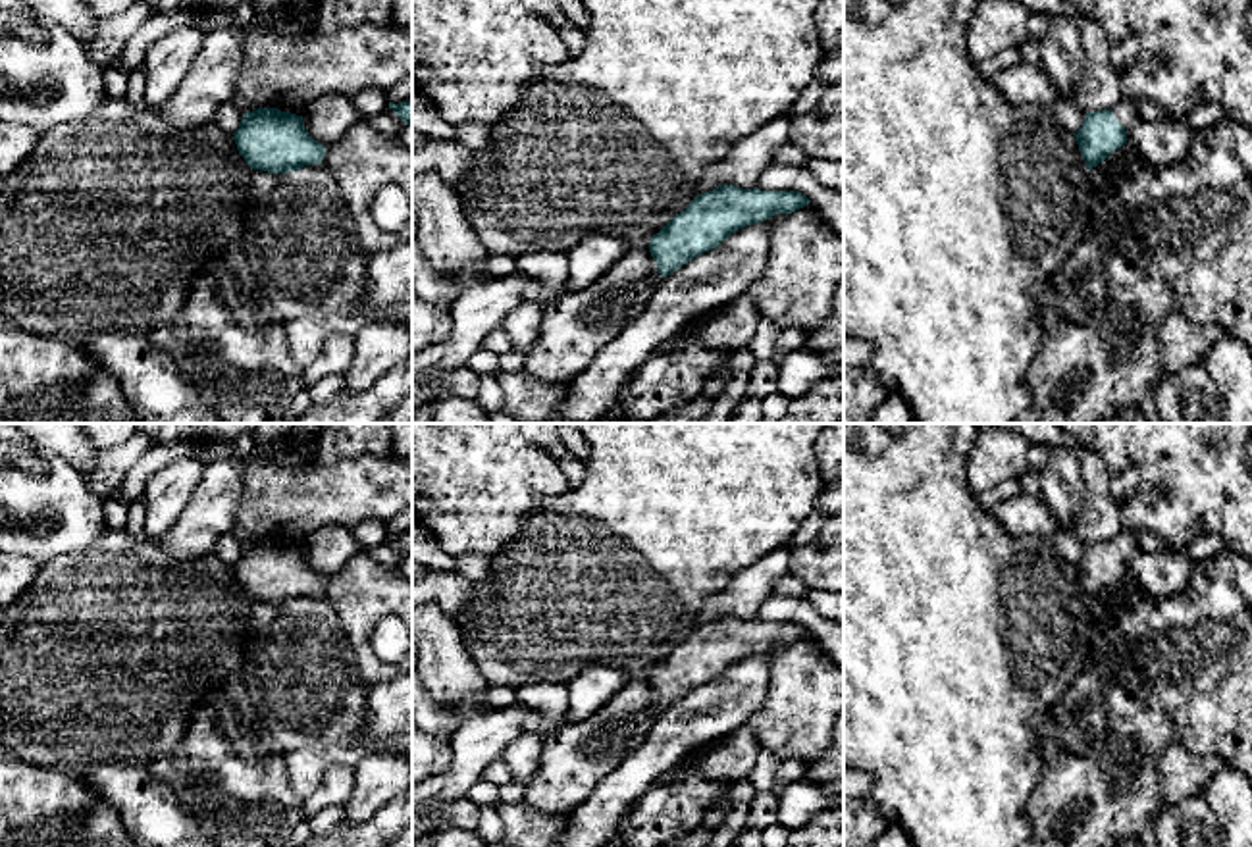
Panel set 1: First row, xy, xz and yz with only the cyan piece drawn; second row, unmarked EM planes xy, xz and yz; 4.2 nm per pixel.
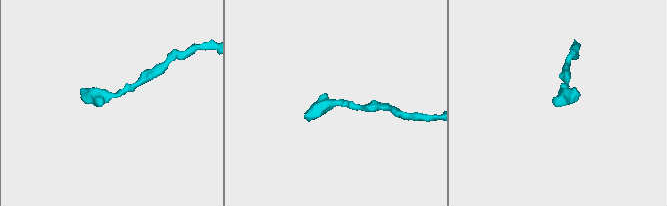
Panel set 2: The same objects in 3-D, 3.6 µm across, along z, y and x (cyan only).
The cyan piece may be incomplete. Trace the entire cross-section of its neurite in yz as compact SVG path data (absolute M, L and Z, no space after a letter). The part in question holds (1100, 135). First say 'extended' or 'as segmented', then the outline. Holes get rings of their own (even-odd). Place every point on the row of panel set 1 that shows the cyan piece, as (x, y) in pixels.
extended | M1125 96L1109 110L1086 112L1082 127L1073 133L1086 167L1096 167L1127 144L1127 131L1136 119L1136 102Z

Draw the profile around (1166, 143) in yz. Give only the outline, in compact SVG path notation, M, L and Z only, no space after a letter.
M1183 117L1158 123L1136 119L1127 131L1127 144L1133 146L1150 166L1175 166L1187 158L1194 131Z

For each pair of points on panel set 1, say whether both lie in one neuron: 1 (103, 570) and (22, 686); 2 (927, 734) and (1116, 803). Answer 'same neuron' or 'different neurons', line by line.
1: same neuron
2: different neurons

